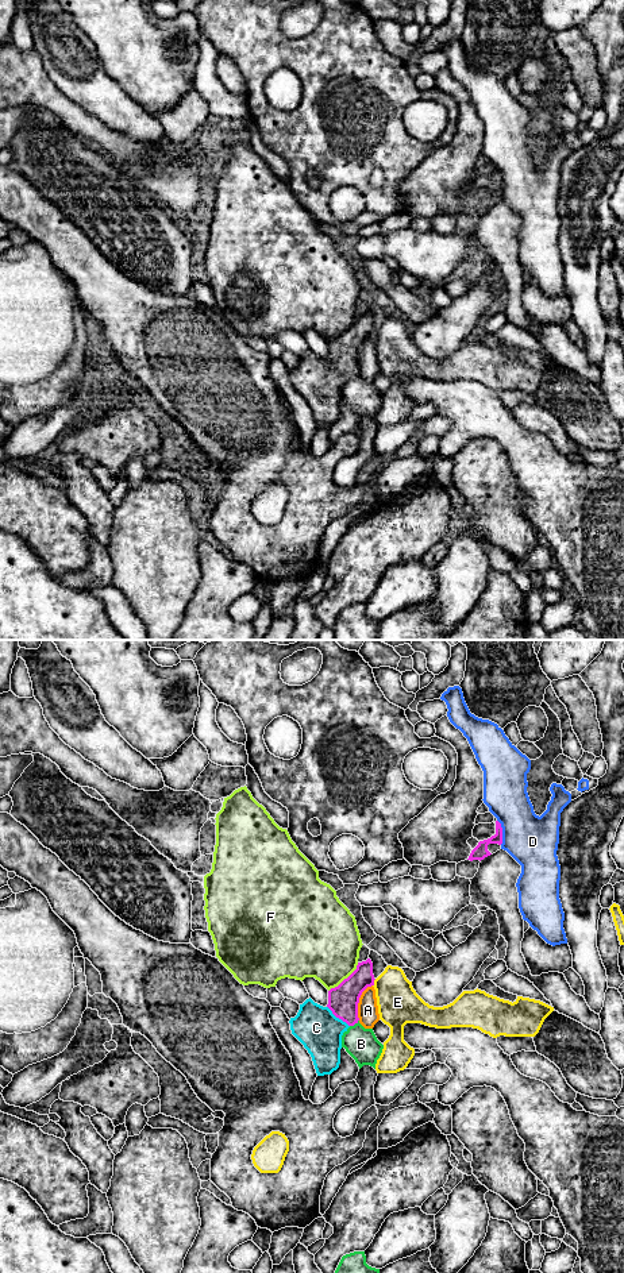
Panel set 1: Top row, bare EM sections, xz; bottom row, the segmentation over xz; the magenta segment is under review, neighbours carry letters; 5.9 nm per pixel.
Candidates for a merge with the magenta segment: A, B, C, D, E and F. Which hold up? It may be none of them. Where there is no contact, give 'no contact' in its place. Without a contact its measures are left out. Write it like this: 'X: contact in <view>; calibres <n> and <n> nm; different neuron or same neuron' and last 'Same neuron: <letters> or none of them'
A: contact in xz; calibres 180 and 130 nm; different neuron
B: contact in xz; calibres 180 and 190 nm; different neuron
C: contact in xz; calibres 180 and 260 nm; same neuron
D: contact in xz; calibres 90 and 300 nm; different neuron
E: contact in xz; calibres 180 and 240 nm; different neuron
F: contact in xz; calibres 180 and 420 nm; different neuron
Same neuron: C

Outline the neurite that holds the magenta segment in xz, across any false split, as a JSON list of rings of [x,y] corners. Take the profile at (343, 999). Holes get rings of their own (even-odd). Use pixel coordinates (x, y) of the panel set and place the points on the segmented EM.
[[[371,960],[358,963],[357,969],[347,979],[328,991],[328,1004],[326,1007],[309,998],[300,1004],[297,1015],[290,1018],[292,1034],[311,1054],[317,1076],[331,1075],[339,1068],[342,1035],[350,1026],[358,1023],[359,998],[367,987],[374,985],[374,980]]]

